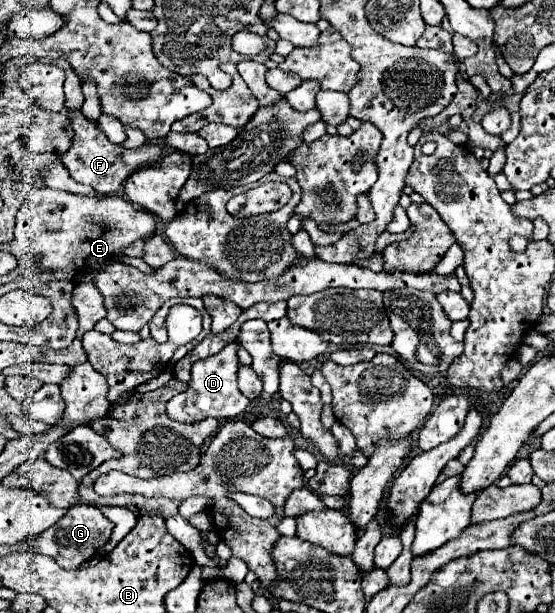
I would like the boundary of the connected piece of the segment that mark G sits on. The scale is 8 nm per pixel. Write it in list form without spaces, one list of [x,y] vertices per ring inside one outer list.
[[[75,505],[67,509],[67,513],[47,531],[43,531],[39,537],[27,539],[25,547],[55,559],[63,569],[77,569],[81,563],[89,561],[99,553],[99,549],[109,541],[111,531],[113,531],[113,523],[97,507]]]

